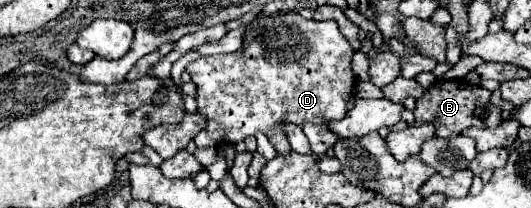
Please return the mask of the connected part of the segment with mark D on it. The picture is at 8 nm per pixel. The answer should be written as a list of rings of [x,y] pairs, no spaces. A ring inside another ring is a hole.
[[[270,16],[266,22],[266,40],[254,30],[248,30],[244,46],[232,54],[200,56],[186,66],[186,72],[196,84],[198,112],[208,118],[208,124],[194,142],[198,148],[234,144],[246,136],[264,132],[278,152],[288,152],[284,132],[276,130],[280,122],[314,122],[326,124],[332,118],[344,118],[346,104],[354,96],[354,74],[350,68],[352,46],[340,34],[336,22],[308,20],[300,26],[292,18]],[[306,42],[306,56],[296,58],[294,50]]]

